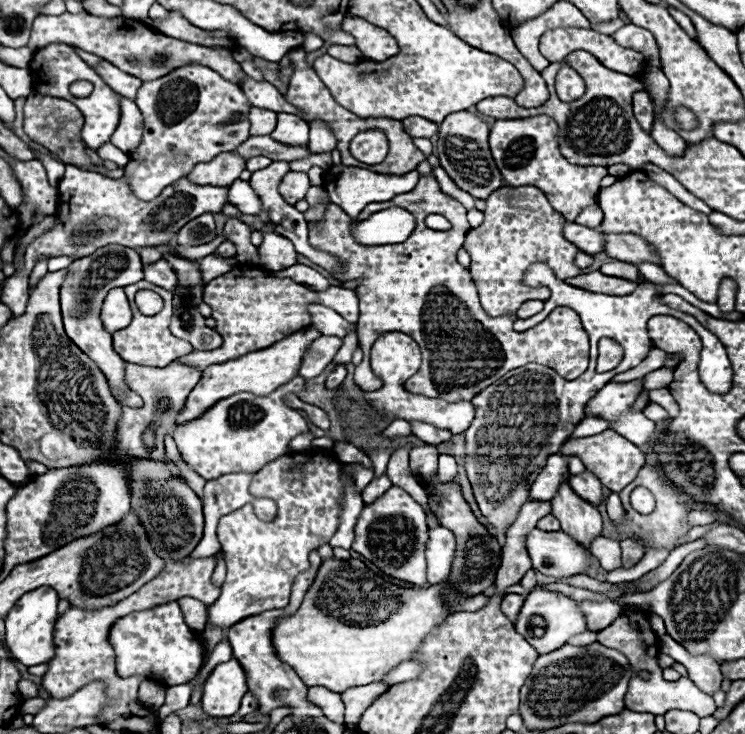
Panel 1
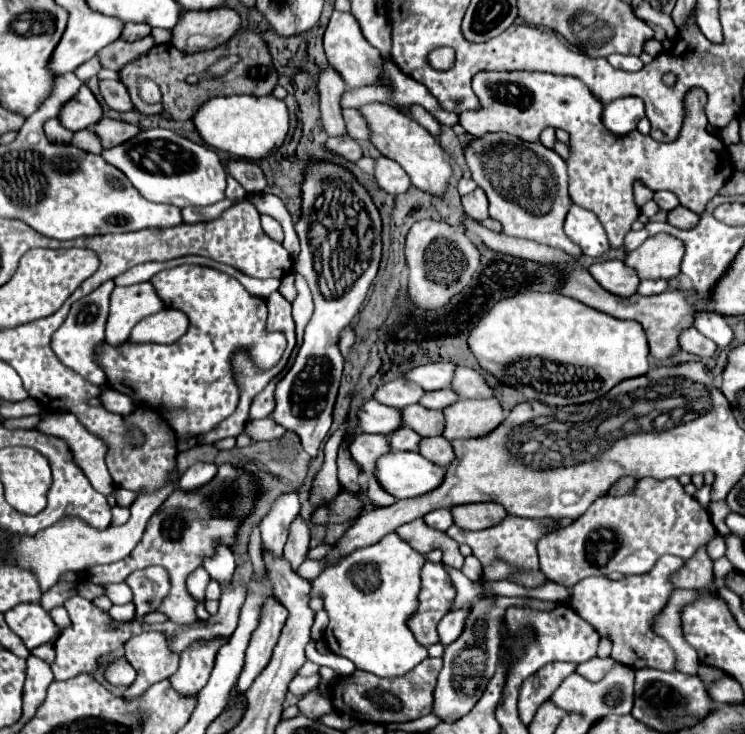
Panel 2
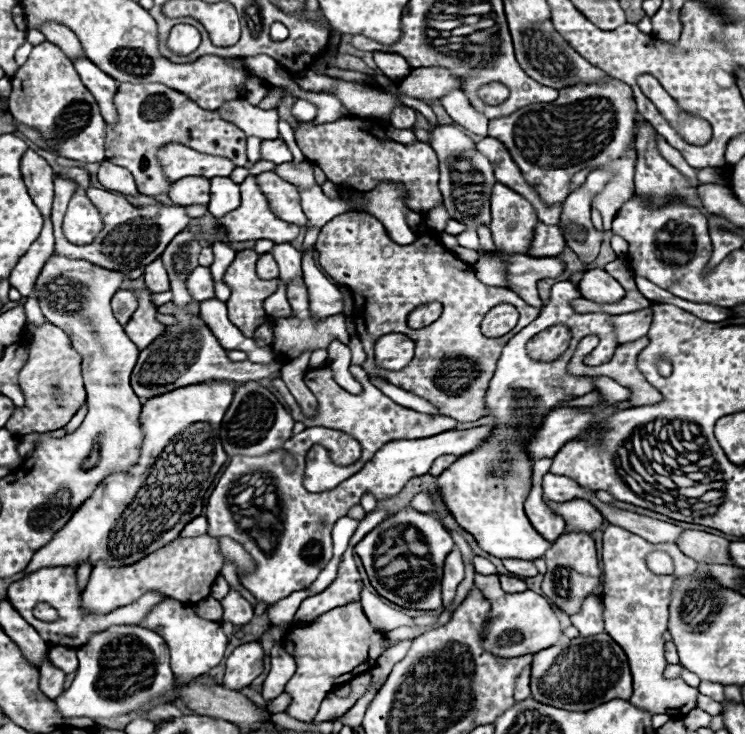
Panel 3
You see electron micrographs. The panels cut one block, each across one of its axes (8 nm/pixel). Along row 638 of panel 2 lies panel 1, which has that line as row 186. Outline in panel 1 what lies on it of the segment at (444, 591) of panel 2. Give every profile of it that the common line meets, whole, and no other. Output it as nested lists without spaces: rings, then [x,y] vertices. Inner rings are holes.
[[[422,176],[420,184],[416,190],[404,194],[404,196],[396,196],[392,200],[388,200],[386,204],[370,204],[366,206],[356,220],[352,220],[350,216],[346,216],[344,212],[340,212],[340,208],[336,208],[334,204],[330,204],[330,208],[324,214],[324,220],[320,222],[320,226],[316,230],[310,230],[310,246],[318,248],[322,252],[332,254],[334,258],[338,258],[342,262],[342,272],[334,274],[336,280],[360,280],[356,286],[356,296],[360,300],[360,320],[358,320],[358,340],[360,346],[364,350],[364,360],[362,364],[356,366],[354,372],[354,382],[362,388],[380,388],[382,380],[372,376],[370,370],[370,352],[374,344],[374,340],[390,330],[398,330],[404,332],[408,336],[412,336],[420,348],[422,348],[422,366],[420,370],[410,376],[404,382],[404,390],[410,394],[422,394],[428,398],[442,398],[446,402],[462,402],[462,400],[472,400],[478,392],[482,392],[486,386],[494,384],[498,378],[502,378],[506,372],[524,366],[528,362],[536,362],[542,366],[548,366],[552,370],[556,370],[560,376],[564,376],[566,380],[574,380],[576,376],[580,376],[586,368],[588,368],[588,334],[584,332],[580,318],[576,316],[576,312],[572,312],[570,308],[556,308],[554,312],[550,312],[550,316],[540,322],[536,328],[530,328],[528,332],[516,332],[512,328],[516,316],[500,316],[500,318],[490,318],[478,300],[478,290],[476,284],[472,280],[470,270],[466,270],[458,260],[456,260],[456,252],[458,248],[462,248],[464,244],[464,236],[466,236],[466,228],[468,228],[468,220],[466,220],[466,210],[458,200],[448,198],[444,192],[440,192],[438,182],[434,176]],[[390,206],[400,206],[408,212],[414,214],[416,218],[416,230],[412,232],[412,236],[402,242],[402,244],[388,244],[388,246],[362,246],[358,242],[354,242],[352,238],[352,224],[354,222],[362,222],[366,218],[370,218],[374,212],[378,210],[386,210]],[[430,214],[442,214],[450,220],[452,228],[450,230],[432,230],[426,226],[426,216]],[[438,362],[474,362],[474,364],[438,364]]]

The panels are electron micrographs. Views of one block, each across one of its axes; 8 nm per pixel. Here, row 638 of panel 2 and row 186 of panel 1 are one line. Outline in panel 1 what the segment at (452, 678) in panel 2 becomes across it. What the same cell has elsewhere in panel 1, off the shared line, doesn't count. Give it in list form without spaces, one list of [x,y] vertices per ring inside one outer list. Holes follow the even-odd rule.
[[[466,110],[448,114],[438,130],[440,166],[446,170],[446,174],[452,178],[452,182],[460,190],[468,192],[476,200],[486,200],[492,192],[496,192],[498,188],[504,186],[504,180],[496,168],[490,148],[488,148],[488,132],[490,132],[488,124],[480,116],[466,112]]]

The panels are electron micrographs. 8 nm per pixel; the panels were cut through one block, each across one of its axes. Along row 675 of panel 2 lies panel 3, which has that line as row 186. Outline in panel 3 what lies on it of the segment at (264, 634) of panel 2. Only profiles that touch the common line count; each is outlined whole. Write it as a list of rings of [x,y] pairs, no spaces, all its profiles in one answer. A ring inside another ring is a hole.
[[[248,176],[242,184],[242,204],[240,208],[236,208],[236,212],[230,212],[228,216],[222,218],[222,228],[226,228],[228,236],[232,242],[246,242],[246,240],[262,240],[268,238],[274,244],[284,244],[284,242],[292,242],[298,238],[300,234],[300,226],[296,224],[288,224],[284,220],[280,220],[278,216],[274,216],[268,208],[268,200],[264,198],[262,190],[256,184],[256,176]]]

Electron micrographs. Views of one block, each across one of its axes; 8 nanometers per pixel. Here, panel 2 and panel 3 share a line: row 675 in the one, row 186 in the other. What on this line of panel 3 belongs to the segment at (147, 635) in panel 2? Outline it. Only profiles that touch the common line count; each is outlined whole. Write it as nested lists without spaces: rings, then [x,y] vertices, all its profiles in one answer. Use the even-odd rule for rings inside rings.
[[[122,82],[116,92],[118,122],[108,124],[106,136],[106,160],[128,168],[136,180],[138,192],[146,196],[168,194],[172,180],[164,176],[158,160],[158,150],[166,144],[184,144],[196,148],[198,152],[208,152],[214,156],[224,156],[236,162],[236,166],[246,166],[246,134],[220,118],[216,110],[204,110],[182,92],[176,92],[164,84],[130,84]]]

